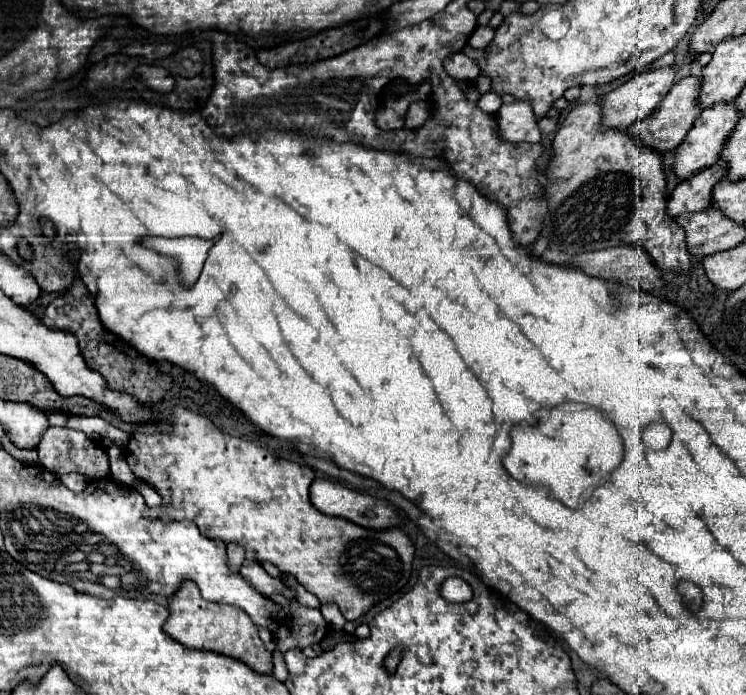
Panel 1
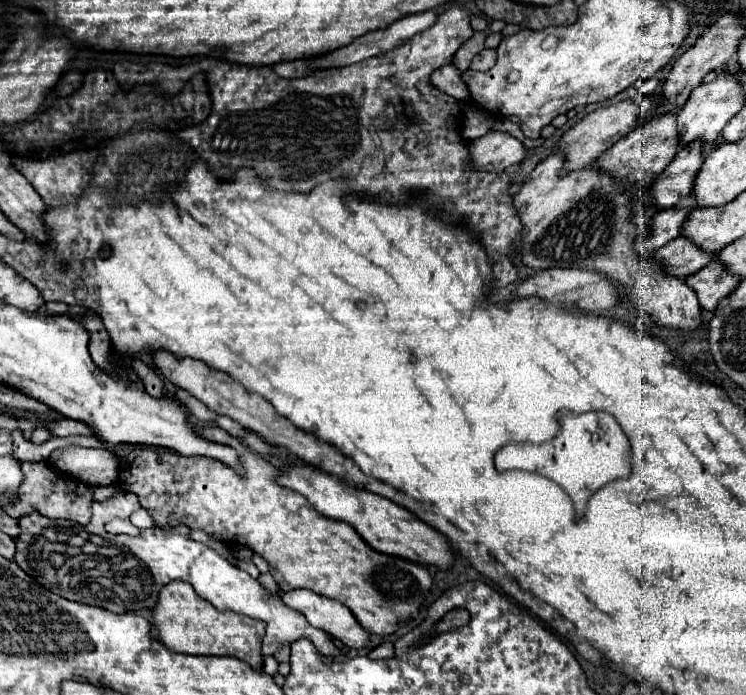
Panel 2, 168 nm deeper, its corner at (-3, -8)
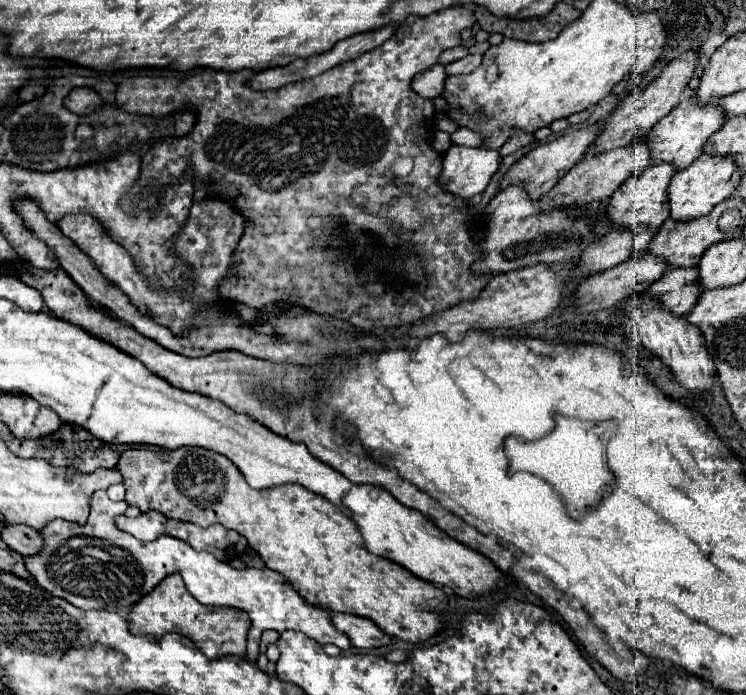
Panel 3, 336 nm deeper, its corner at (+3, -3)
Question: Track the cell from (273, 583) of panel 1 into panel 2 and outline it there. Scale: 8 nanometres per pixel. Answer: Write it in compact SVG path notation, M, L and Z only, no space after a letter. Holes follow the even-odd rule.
M292 589L286 593L280 593L280 599L290 609L304 613L310 625L324 629L332 637L340 639L344 645L360 649L368 643L370 635L358 625L352 611L340 601L326 599L306 589Z

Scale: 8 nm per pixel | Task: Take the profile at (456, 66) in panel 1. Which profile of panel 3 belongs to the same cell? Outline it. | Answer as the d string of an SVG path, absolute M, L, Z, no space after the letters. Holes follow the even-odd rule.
M434 64L432 68L428 68L428 70L424 70L424 72L414 76L412 90L416 94L420 94L422 98L436 98L444 90L444 80L446 80L444 66L442 64Z

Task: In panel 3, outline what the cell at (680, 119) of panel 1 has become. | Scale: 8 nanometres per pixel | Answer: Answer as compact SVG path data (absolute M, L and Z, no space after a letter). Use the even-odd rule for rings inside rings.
M628 144L624 148L616 148L598 156L582 158L544 198L544 208L564 208L564 204L590 204L590 202L602 202L612 196L612 192L628 178L642 174L650 166L650 152L646 144Z

